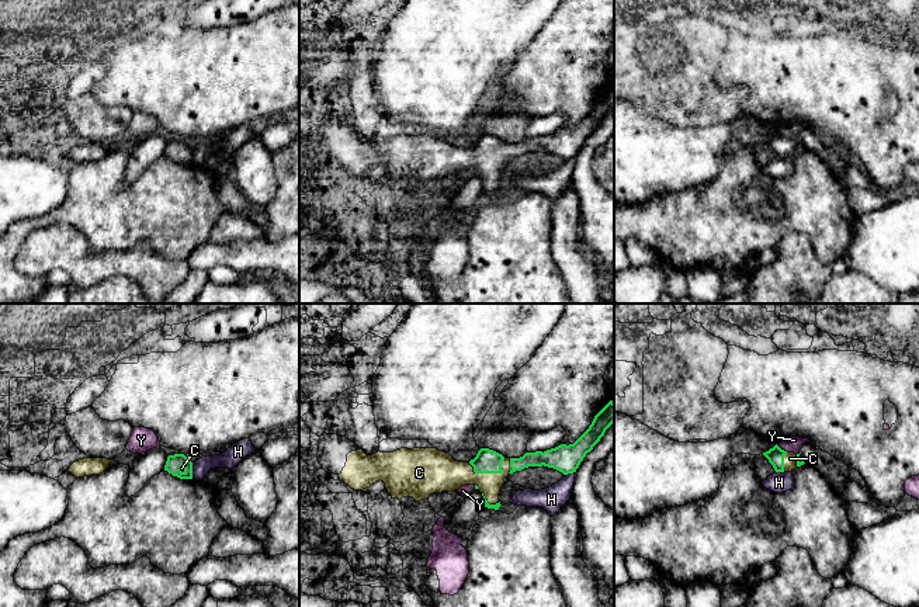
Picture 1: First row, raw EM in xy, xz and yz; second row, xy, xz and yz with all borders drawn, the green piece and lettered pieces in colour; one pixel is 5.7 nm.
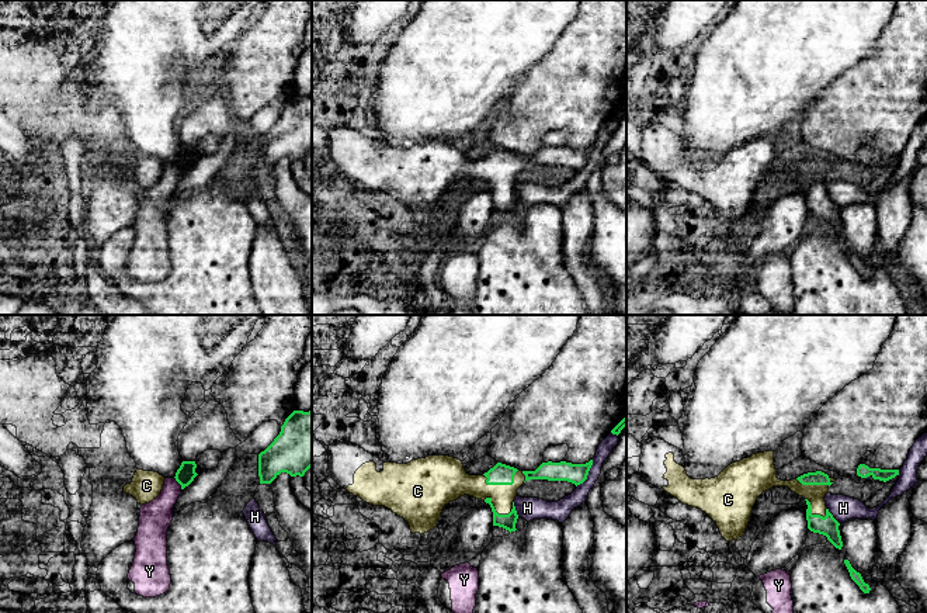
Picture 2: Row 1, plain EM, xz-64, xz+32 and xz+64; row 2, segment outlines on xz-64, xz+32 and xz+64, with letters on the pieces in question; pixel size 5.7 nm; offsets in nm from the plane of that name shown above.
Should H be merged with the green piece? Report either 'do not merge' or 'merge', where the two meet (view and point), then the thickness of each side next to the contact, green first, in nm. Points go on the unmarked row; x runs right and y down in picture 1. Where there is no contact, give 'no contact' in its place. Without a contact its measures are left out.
do not merge; contact xy (191, 156); calibres 100 and 100 nm

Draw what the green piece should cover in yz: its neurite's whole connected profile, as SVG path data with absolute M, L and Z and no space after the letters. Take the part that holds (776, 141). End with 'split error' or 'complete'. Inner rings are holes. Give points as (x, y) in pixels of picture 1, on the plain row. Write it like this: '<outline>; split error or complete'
M777 129L769 136L763 138L763 141L773 150L776 157L791 157L797 152L805 149L800 139L787 138L781 135Z; split error

